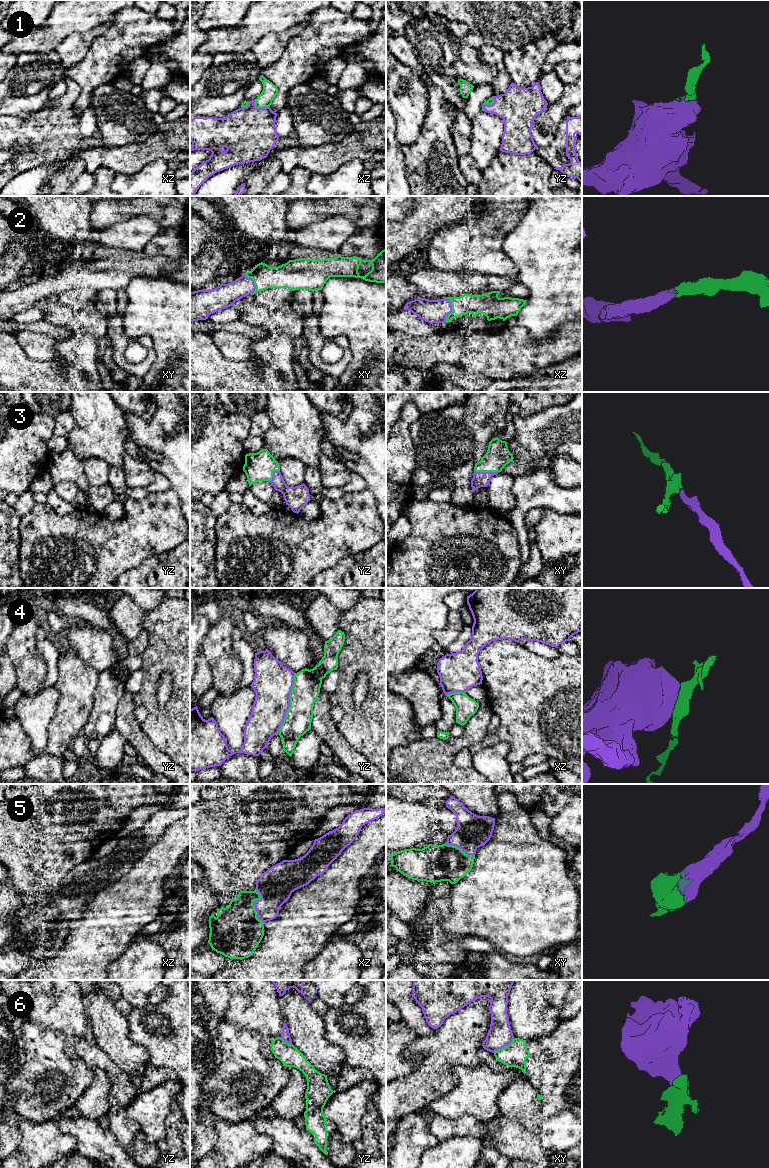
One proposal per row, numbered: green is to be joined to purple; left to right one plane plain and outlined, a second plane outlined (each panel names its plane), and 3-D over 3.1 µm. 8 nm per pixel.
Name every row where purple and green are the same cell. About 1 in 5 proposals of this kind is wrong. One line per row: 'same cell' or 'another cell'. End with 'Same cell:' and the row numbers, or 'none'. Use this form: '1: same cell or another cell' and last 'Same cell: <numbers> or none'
1: same cell
2: same cell
3: same cell
4: another cell
5: same cell
6: another cell
Same cell: 1, 2, 3, 5

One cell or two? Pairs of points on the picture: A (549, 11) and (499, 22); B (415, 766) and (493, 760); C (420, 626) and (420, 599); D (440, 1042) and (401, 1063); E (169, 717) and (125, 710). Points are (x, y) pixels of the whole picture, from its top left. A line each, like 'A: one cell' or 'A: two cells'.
A: one cell
B: two cells
C: one cell
D: two cells
E: two cells

